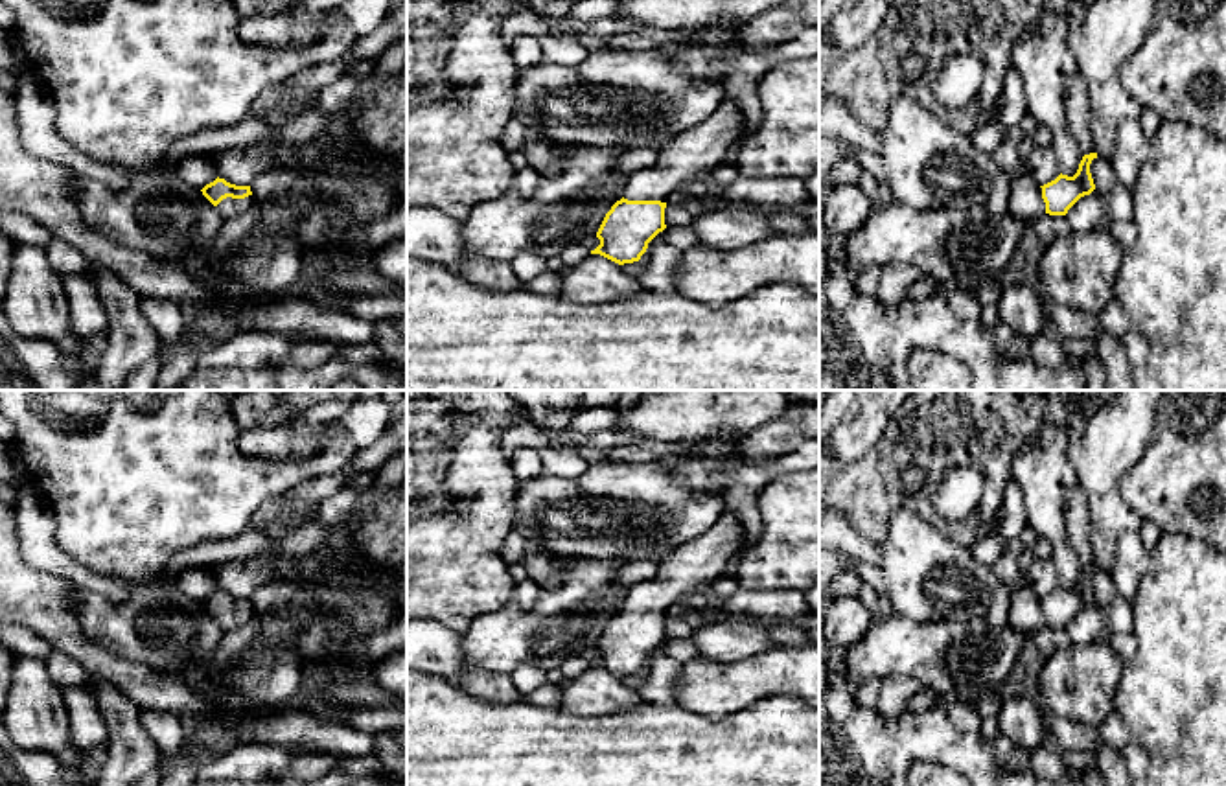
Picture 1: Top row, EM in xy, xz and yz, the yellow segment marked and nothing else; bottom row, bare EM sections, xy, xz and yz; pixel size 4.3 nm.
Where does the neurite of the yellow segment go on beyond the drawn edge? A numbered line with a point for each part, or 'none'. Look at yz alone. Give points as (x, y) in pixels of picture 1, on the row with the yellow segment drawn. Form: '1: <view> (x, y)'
1: yz (1026, 201)

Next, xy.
1: xy (227, 207)

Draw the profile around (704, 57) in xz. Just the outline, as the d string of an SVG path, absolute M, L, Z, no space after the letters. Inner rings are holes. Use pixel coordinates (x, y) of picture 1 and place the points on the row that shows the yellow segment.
M722 18L696 29L690 42L672 40L655 50L698 79L723 83L733 74L733 63L725 59L725 53L746 48L736 37L738 26L733 18Z

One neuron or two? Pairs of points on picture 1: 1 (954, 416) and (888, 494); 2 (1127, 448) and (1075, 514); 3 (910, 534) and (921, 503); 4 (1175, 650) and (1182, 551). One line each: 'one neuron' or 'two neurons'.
1: one neuron
2: two neurons
3: two neurons
4: one neuron

